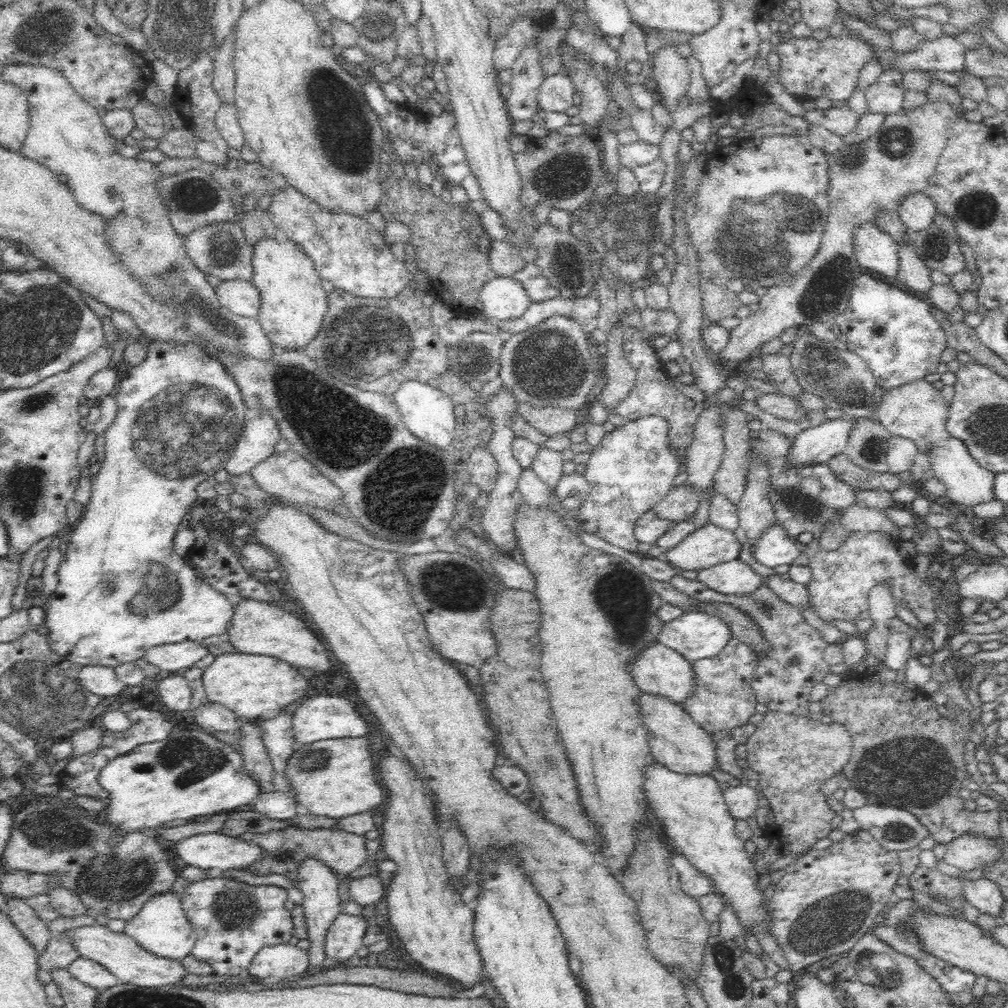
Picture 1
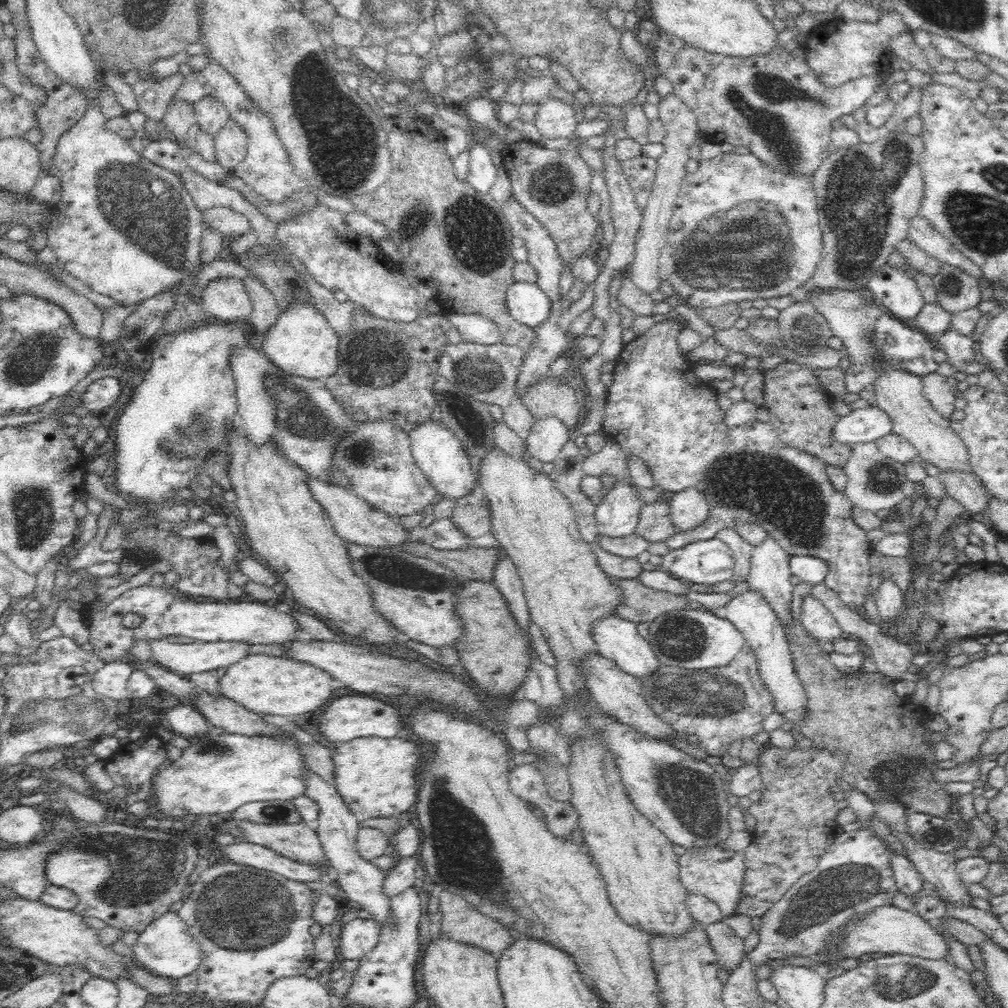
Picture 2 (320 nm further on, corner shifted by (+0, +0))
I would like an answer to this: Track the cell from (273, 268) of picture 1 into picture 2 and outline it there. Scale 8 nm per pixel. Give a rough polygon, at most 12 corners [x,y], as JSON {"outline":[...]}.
{"outline":[[310,303],[281,311],[262,352],[283,374],[333,377],[339,338]]}

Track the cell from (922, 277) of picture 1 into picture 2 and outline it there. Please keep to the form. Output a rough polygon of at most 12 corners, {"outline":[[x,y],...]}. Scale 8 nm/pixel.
{"outline":[[926,301],[912,326],[934,344],[951,328],[952,315]]}

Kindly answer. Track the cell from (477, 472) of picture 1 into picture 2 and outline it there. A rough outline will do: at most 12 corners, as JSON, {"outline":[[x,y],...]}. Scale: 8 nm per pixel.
{"outline":[[479,484],[450,519],[472,546],[495,546]]}

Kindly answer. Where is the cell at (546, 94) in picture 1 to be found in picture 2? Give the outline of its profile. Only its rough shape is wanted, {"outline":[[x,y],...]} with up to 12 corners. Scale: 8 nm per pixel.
{"outline":[[540,102],[533,121],[542,137],[573,140],[576,117],[570,104]]}

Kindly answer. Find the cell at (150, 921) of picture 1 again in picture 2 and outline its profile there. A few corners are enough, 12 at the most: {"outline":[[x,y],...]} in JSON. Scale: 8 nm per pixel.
{"outline":[[175,909],[139,933],[133,951],[150,974],[173,980],[204,958]]}

